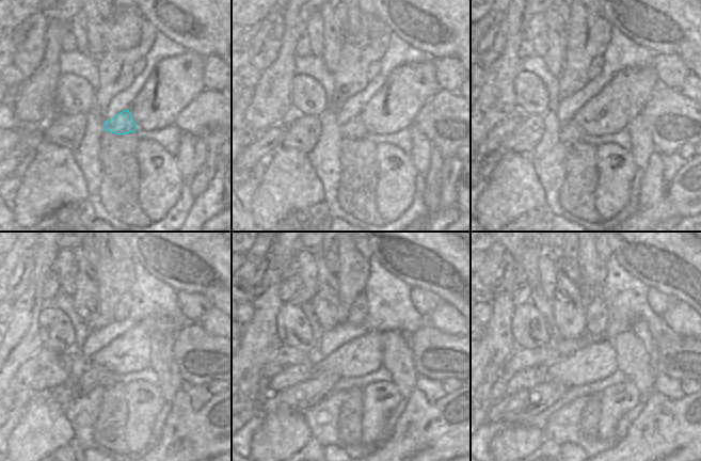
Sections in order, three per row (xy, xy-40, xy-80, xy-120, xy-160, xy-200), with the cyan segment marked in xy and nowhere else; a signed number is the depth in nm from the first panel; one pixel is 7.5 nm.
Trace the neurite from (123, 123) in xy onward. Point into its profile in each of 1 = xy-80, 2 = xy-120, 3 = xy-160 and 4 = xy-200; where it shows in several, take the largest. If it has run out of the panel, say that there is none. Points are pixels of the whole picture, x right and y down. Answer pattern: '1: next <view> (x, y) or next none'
1: next xy-80 (572, 132)
2: next xy-120 (93, 375)
3: next xy-160 (298, 398)
4: next xy-200 (518, 407)

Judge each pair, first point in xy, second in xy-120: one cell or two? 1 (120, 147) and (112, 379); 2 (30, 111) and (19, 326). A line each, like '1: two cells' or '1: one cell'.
1: two cells
2: one cell

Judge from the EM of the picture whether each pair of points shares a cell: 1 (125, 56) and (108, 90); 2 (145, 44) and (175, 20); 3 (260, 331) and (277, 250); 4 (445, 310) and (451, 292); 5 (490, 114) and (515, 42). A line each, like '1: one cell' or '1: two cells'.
1: one cell
2: two cells
3: one cell
4: two cells
5: one cell

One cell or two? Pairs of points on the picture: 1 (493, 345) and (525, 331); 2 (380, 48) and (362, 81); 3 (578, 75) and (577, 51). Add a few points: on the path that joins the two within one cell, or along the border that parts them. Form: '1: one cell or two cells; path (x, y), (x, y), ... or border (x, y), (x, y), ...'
1: two cells; border (513, 311), (512, 337), (515, 346)
2: one cell; path (371, 56), (362, 65), (362, 73)
3: one cell; path (577, 69), (577, 57)

